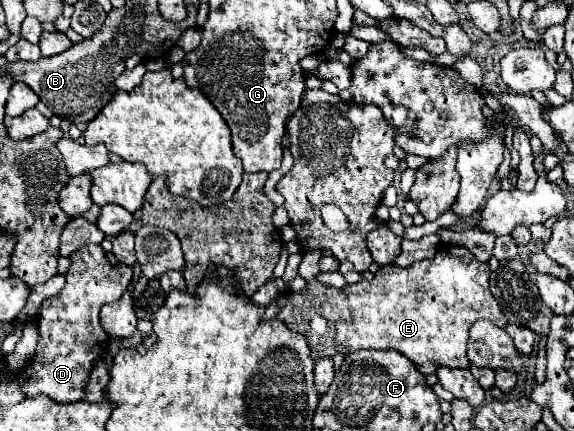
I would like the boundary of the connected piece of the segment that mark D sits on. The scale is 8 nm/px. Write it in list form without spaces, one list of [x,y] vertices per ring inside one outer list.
[[[84,245],[78,251],[74,251],[70,255],[70,259],[72,259],[72,265],[66,273],[64,289],[56,297],[42,301],[42,309],[38,315],[38,329],[40,329],[38,347],[36,347],[32,365],[28,365],[20,373],[20,389],[22,389],[22,393],[26,393],[26,397],[48,395],[60,403],[72,403],[72,401],[84,399],[84,387],[90,379],[94,361],[100,357],[100,351],[106,351],[106,347],[108,347],[108,335],[102,329],[100,317],[98,317],[100,309],[106,303],[118,301],[122,297],[122,293],[128,289],[130,279],[132,279],[132,269],[128,269],[126,265],[112,267],[100,245]]]

